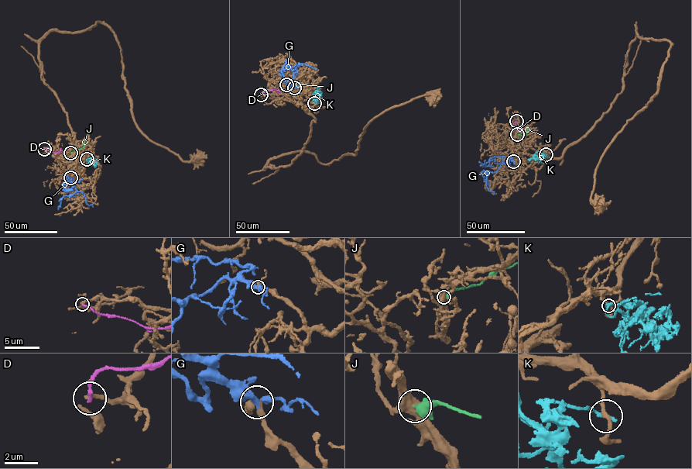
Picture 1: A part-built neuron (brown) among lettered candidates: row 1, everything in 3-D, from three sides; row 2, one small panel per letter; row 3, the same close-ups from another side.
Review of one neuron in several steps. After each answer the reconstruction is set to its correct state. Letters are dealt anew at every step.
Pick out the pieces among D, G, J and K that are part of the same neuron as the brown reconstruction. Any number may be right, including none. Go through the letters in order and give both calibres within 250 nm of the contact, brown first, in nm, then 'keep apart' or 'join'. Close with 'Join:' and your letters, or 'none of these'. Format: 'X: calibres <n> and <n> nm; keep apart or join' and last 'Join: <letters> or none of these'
D: calibres 240 and 190 nm; keep apart
G: calibres 340 and 400 nm; join
J: calibres 500 and 480 nm; keep apart
K: calibres 240 and 200 nm; keep apart
Join: G

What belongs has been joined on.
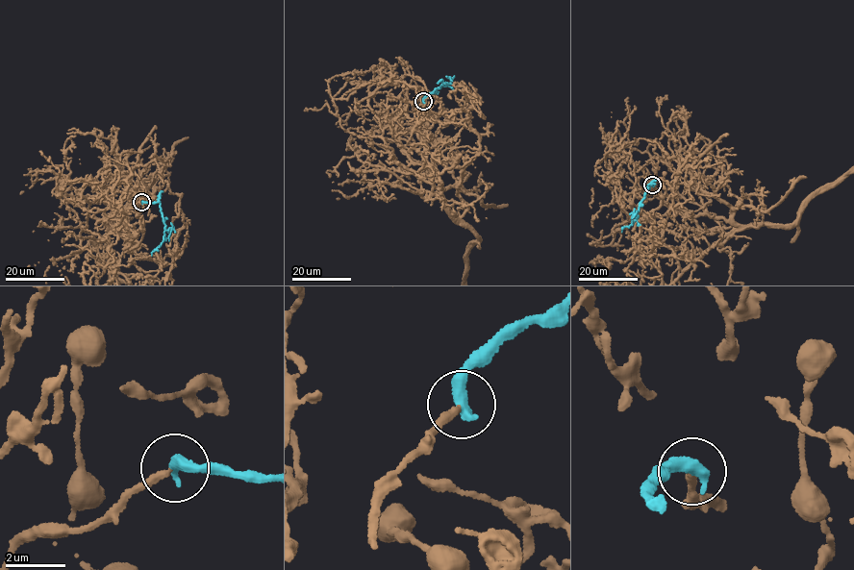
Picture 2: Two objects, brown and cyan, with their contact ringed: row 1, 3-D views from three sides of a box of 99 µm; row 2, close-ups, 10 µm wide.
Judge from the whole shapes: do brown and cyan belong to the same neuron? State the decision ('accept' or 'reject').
accept

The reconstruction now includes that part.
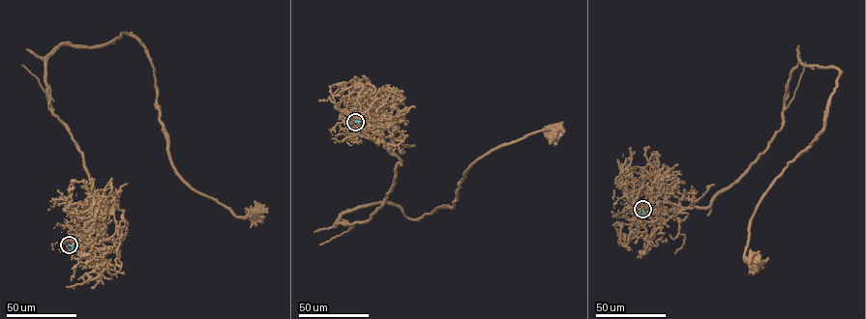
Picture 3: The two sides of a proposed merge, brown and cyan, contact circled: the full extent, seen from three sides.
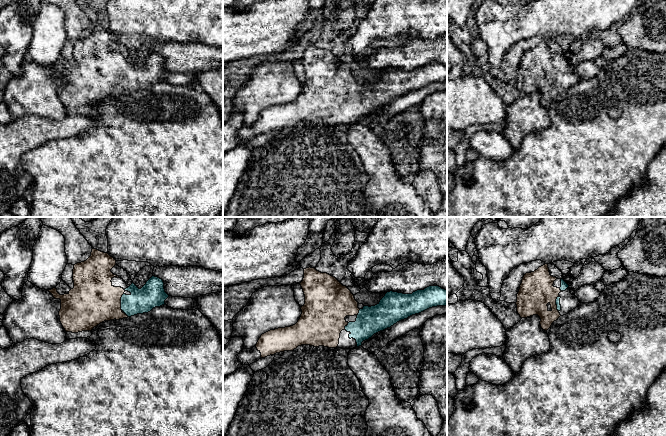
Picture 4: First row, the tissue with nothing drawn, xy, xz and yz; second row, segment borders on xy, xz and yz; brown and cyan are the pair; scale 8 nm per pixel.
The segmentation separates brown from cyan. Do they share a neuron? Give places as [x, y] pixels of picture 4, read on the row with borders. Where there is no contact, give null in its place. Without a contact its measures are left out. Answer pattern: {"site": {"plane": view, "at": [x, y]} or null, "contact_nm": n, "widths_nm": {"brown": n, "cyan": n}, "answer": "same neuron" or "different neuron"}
{"site": {"plane": "xy", "at": [120, 302]}, "contact_nm": 140, "widths_nm": {"brown": 380, "cyan": 200}, "answer": "same neuron"}

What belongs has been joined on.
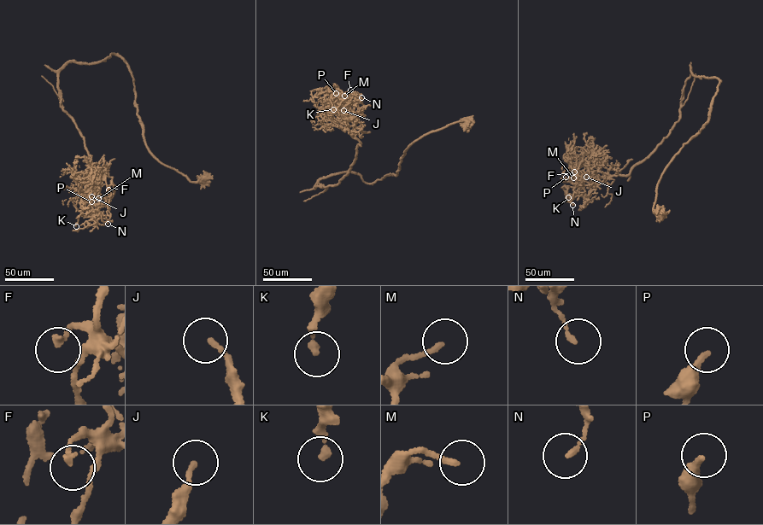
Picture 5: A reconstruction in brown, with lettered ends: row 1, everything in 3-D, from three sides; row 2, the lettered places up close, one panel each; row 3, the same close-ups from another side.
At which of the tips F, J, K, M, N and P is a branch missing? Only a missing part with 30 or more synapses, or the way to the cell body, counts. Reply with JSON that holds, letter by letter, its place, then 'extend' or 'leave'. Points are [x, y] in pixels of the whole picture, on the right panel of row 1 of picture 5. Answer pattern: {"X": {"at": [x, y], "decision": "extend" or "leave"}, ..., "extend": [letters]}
{"F": {"at": [574, 172], "decision": "leave"}, "J": {"at": [586, 177], "decision": "leave"}, "K": {"at": [568, 197], "decision": "leave"}, "M": {"at": [573, 177], "decision": "leave"}, "N": {"at": [572, 205], "decision": "leave"}, "P": {"at": [566, 177], "decision": "leave"}, "extend": []}

